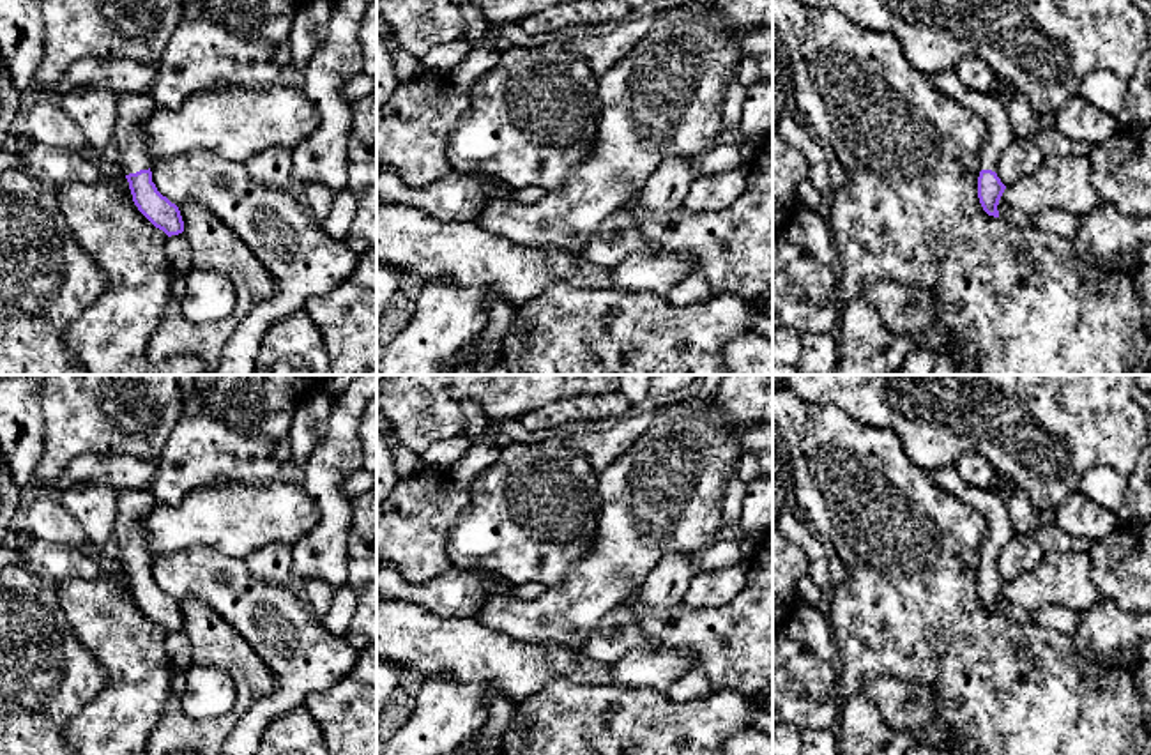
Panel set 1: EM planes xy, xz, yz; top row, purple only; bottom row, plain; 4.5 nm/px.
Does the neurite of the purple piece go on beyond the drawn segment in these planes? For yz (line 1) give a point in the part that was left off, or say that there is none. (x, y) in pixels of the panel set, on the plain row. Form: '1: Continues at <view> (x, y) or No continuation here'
1: Continues at yz (989, 503)

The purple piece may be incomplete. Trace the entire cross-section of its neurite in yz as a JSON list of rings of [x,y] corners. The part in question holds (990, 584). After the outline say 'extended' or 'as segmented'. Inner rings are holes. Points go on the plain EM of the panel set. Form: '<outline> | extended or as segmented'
[[[939,467],[926,472],[935,484],[985,516],[987,532],[979,548],[978,594],[988,612],[999,614],[997,601],[1006,582],[995,569],[997,555],[1017,536],[1004,497],[995,490],[969,484],[955,467]]] | extended

